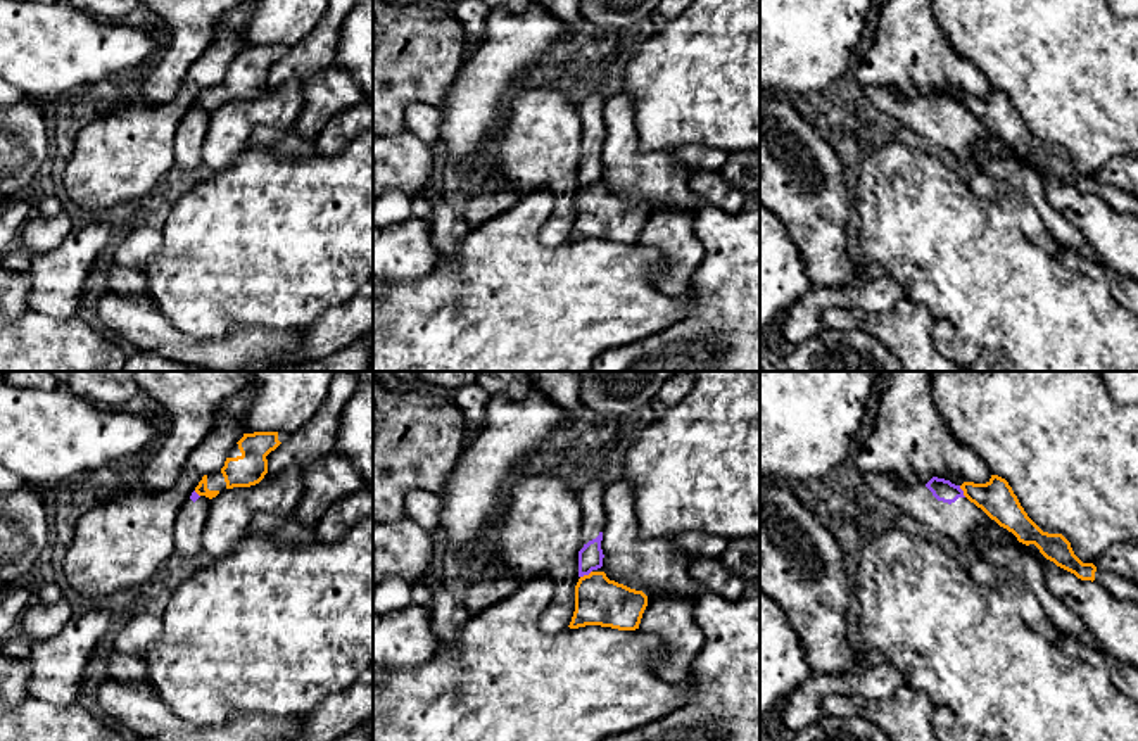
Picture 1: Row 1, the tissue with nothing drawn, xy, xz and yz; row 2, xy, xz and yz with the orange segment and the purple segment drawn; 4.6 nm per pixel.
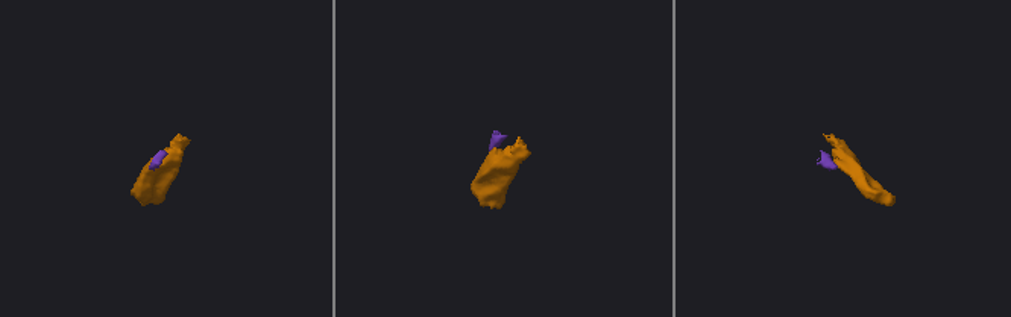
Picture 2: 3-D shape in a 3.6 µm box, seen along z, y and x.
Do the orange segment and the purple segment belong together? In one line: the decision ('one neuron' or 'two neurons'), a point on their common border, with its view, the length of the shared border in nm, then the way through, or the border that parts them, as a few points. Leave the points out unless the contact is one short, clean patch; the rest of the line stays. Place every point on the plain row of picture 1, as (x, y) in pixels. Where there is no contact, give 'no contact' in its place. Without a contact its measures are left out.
two neurons; contact xz (586, 189); length 70 nm; border xz (591, 183), (581, 190)

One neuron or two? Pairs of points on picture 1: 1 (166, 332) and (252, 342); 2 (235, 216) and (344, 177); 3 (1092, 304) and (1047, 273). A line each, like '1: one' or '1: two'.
1: one
2: one
3: one

